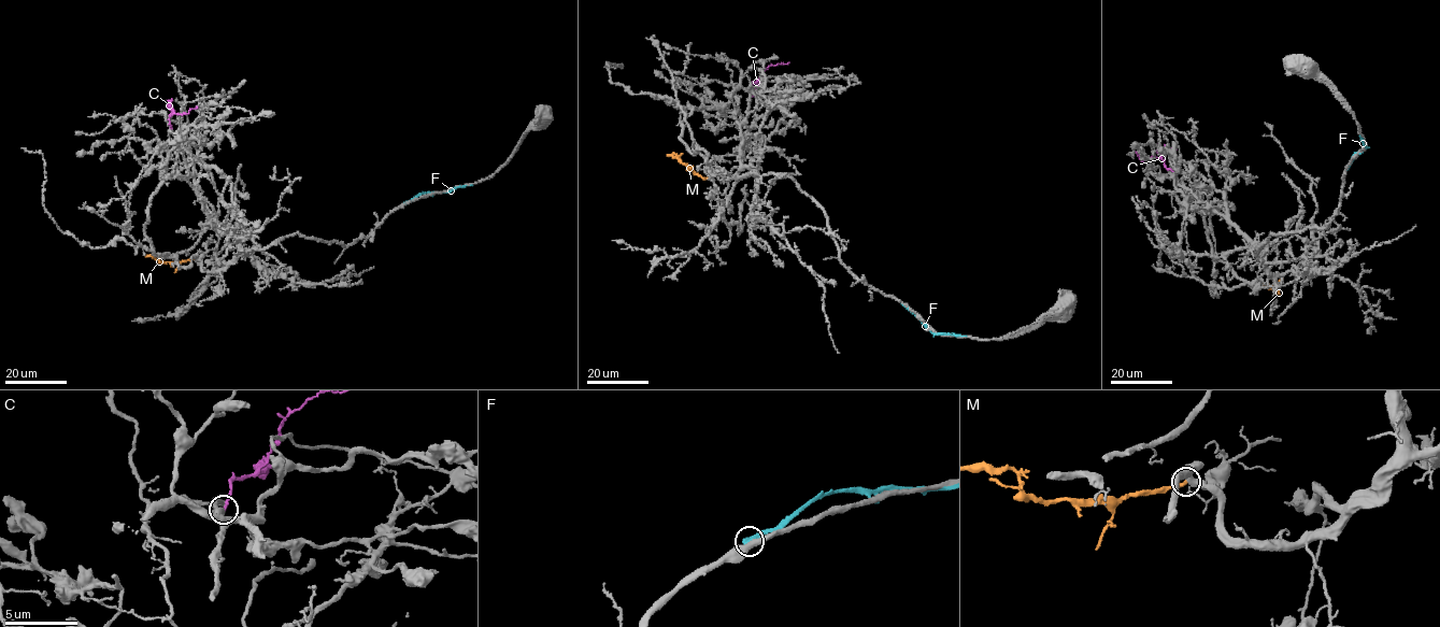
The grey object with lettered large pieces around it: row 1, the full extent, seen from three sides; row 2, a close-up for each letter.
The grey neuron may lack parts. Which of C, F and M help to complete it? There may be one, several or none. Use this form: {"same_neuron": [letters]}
{"same_neuron": ["C"]}

